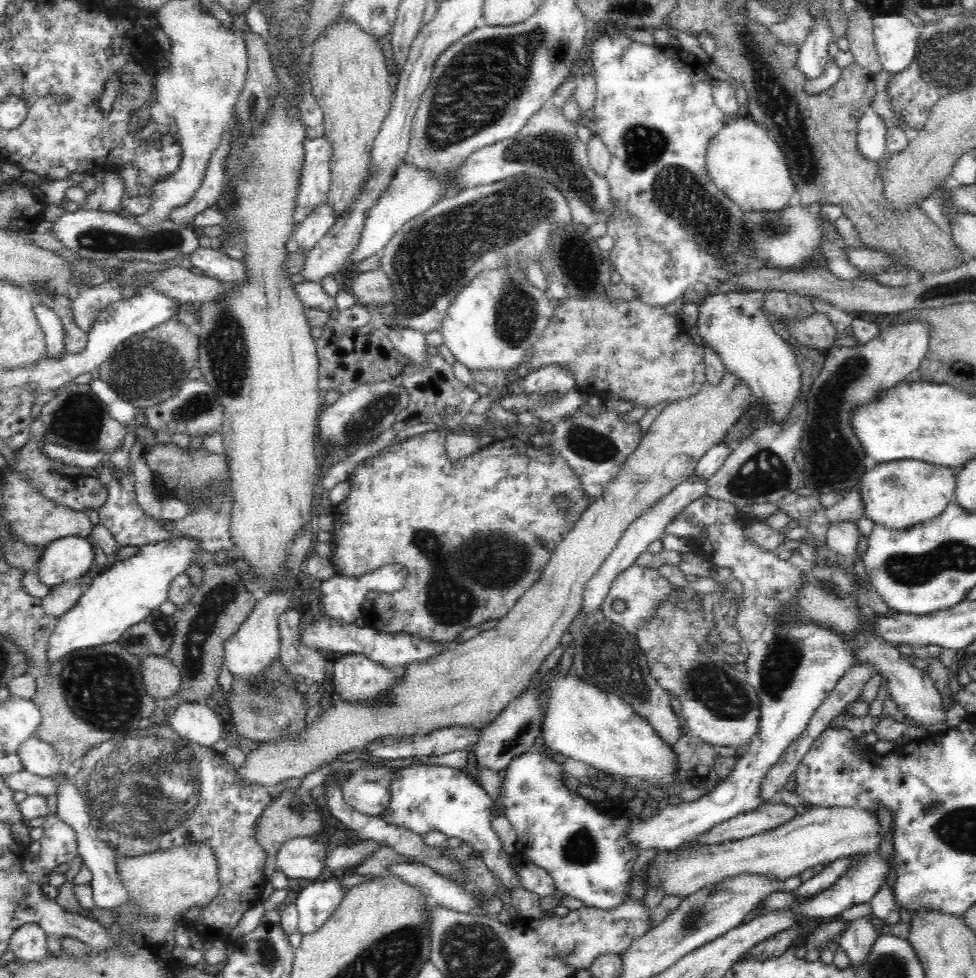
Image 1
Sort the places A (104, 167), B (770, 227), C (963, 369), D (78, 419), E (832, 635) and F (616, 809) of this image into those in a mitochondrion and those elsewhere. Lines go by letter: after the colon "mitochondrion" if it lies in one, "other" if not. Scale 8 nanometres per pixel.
A: other
B: mitochondrion
C: mitochondrion
D: mitochondrion
E: other
F: other

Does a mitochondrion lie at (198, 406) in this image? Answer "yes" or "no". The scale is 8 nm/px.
yes

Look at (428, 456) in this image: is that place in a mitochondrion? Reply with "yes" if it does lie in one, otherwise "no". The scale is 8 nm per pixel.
no

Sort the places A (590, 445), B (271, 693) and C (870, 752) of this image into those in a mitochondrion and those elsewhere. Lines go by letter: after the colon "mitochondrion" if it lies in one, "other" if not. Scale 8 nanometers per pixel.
A: mitochondrion
B: mitochondrion
C: other

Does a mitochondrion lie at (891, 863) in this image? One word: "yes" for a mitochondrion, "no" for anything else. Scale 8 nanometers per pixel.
no

